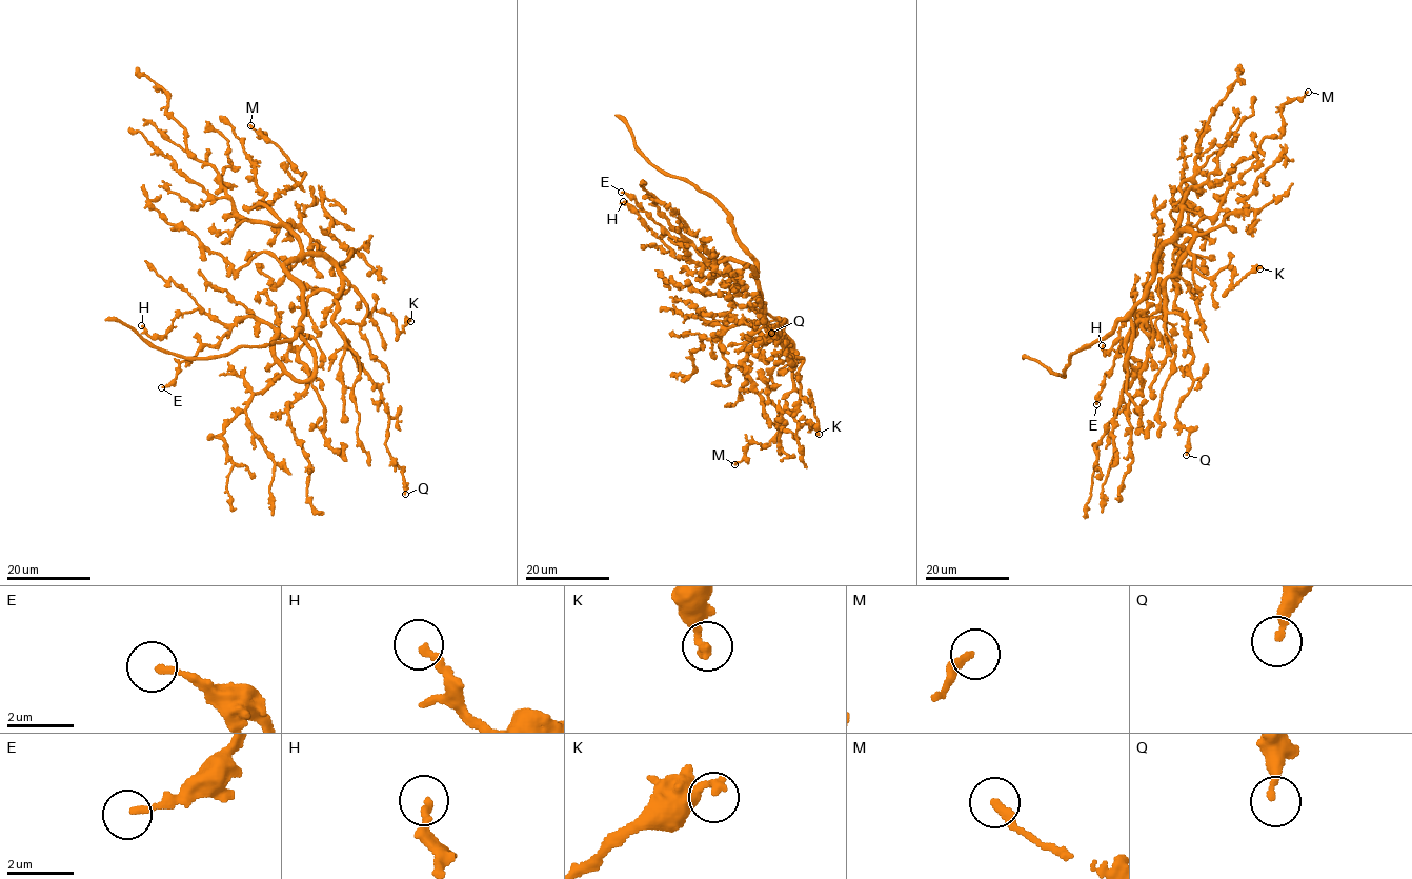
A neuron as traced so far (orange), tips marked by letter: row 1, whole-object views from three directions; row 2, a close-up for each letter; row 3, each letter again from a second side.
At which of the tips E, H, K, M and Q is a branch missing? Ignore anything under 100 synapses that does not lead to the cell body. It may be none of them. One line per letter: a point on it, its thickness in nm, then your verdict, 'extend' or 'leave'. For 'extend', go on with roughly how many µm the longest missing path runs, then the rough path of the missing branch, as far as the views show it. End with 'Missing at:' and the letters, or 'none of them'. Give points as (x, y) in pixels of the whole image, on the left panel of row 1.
E: (161, 387) | 180 nm | leave
H: (141, 325) | 220 nm | leave
K: (410, 321) | 260 nm | leave
M: (250, 125) | 240 nm | leave
Q: (405, 494) | 200 nm | leave
Missing at: none of them

